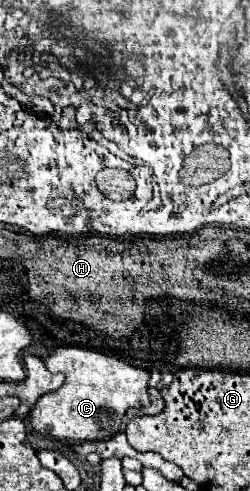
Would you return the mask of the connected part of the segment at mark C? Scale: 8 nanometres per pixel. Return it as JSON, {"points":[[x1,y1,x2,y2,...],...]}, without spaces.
{"points":[[58,347,48,359,44,359,44,363,52,373,64,373,66,379,58,391,36,401,30,421,38,433,66,441,110,439,118,433,128,407,150,405,150,373,122,359,78,347]]}

